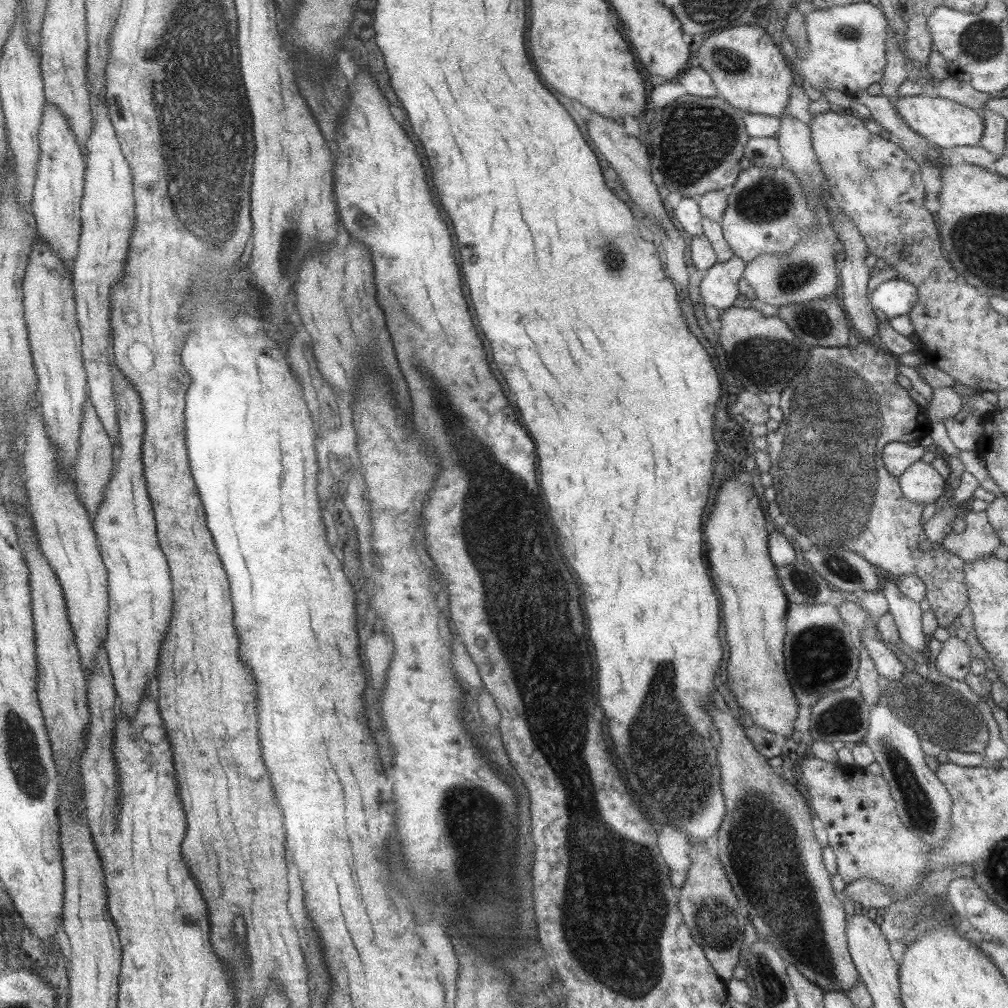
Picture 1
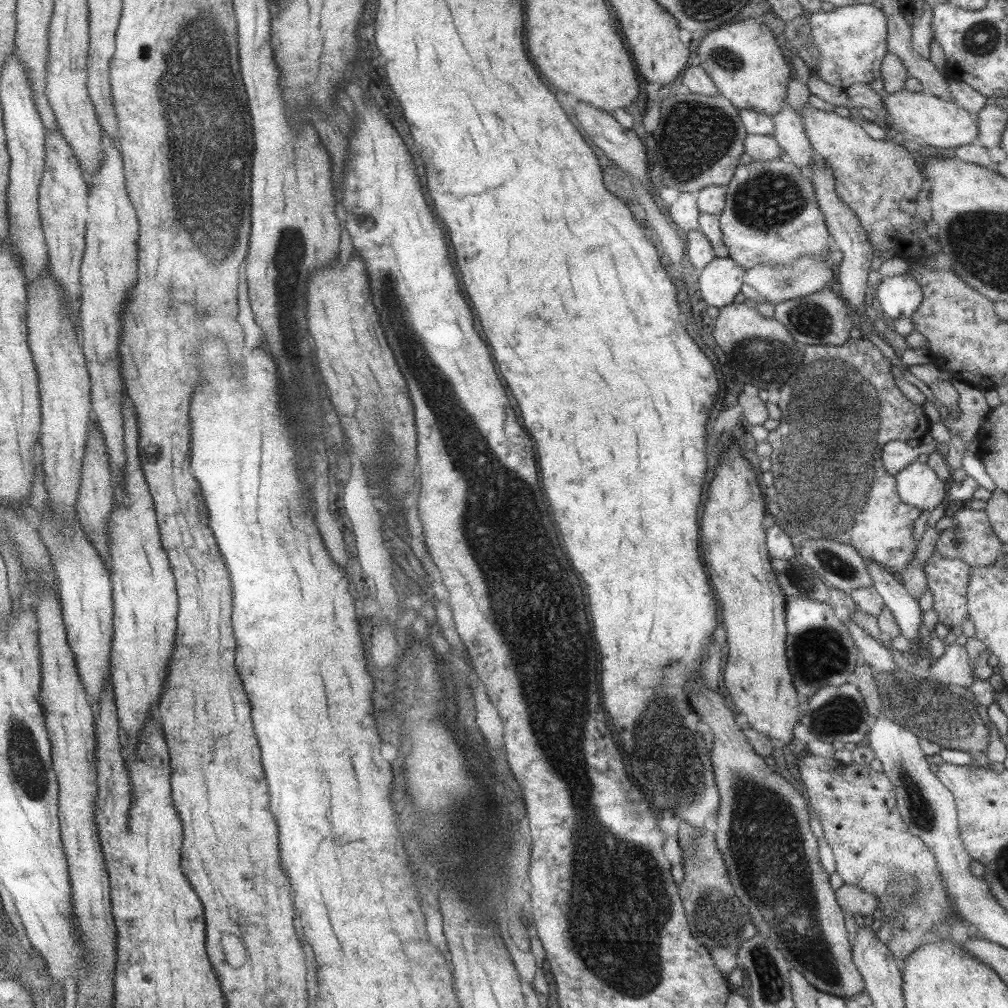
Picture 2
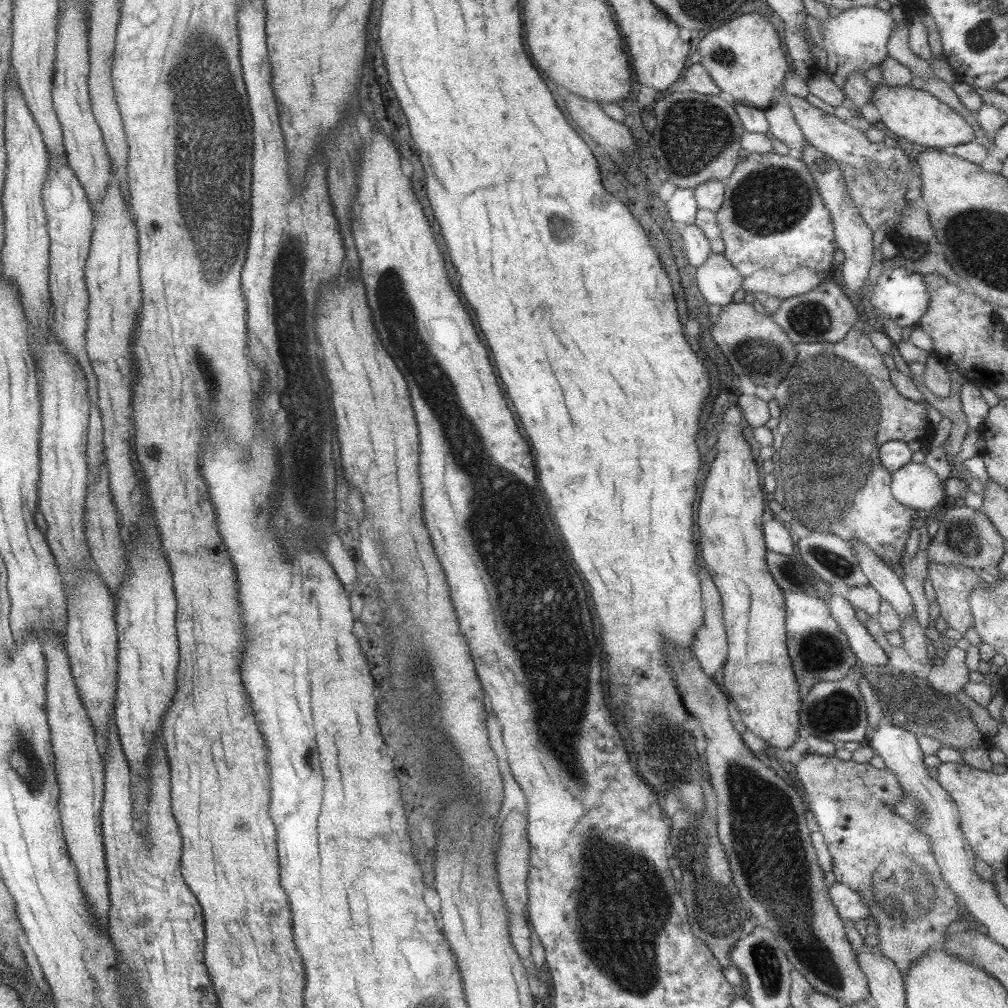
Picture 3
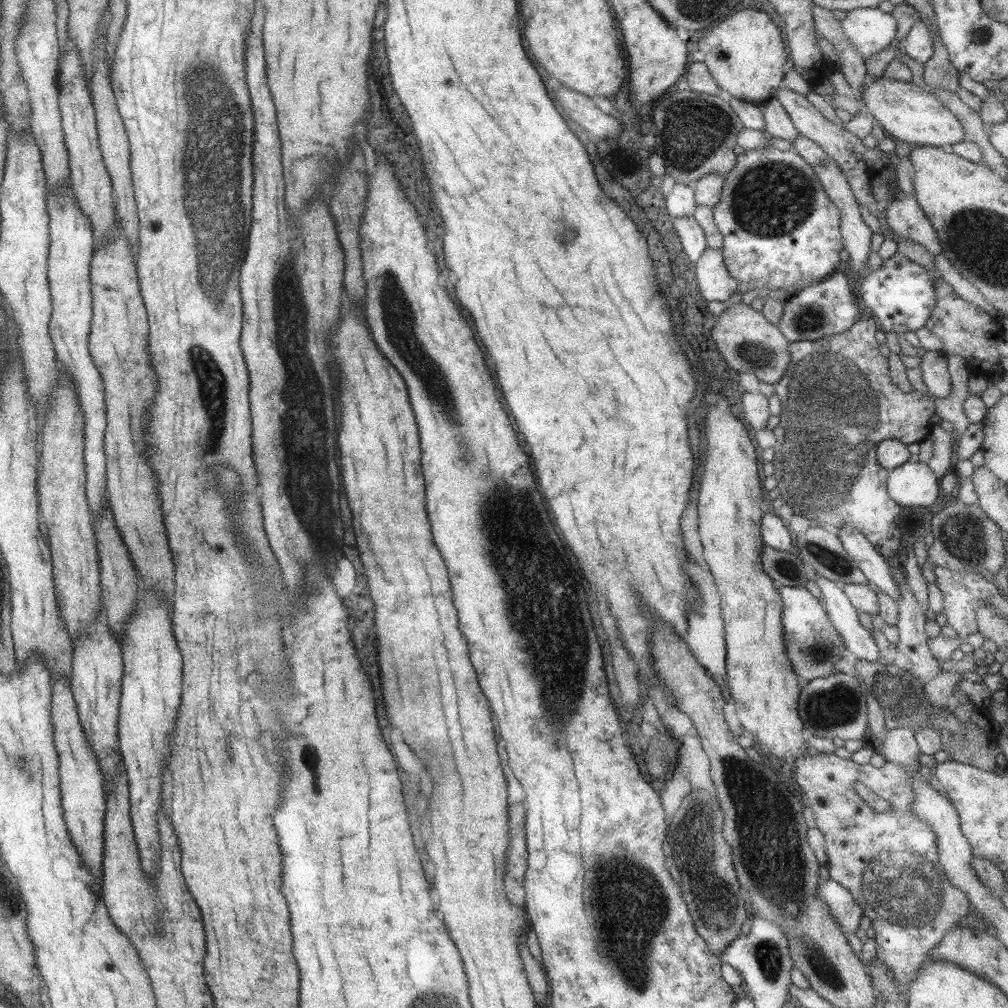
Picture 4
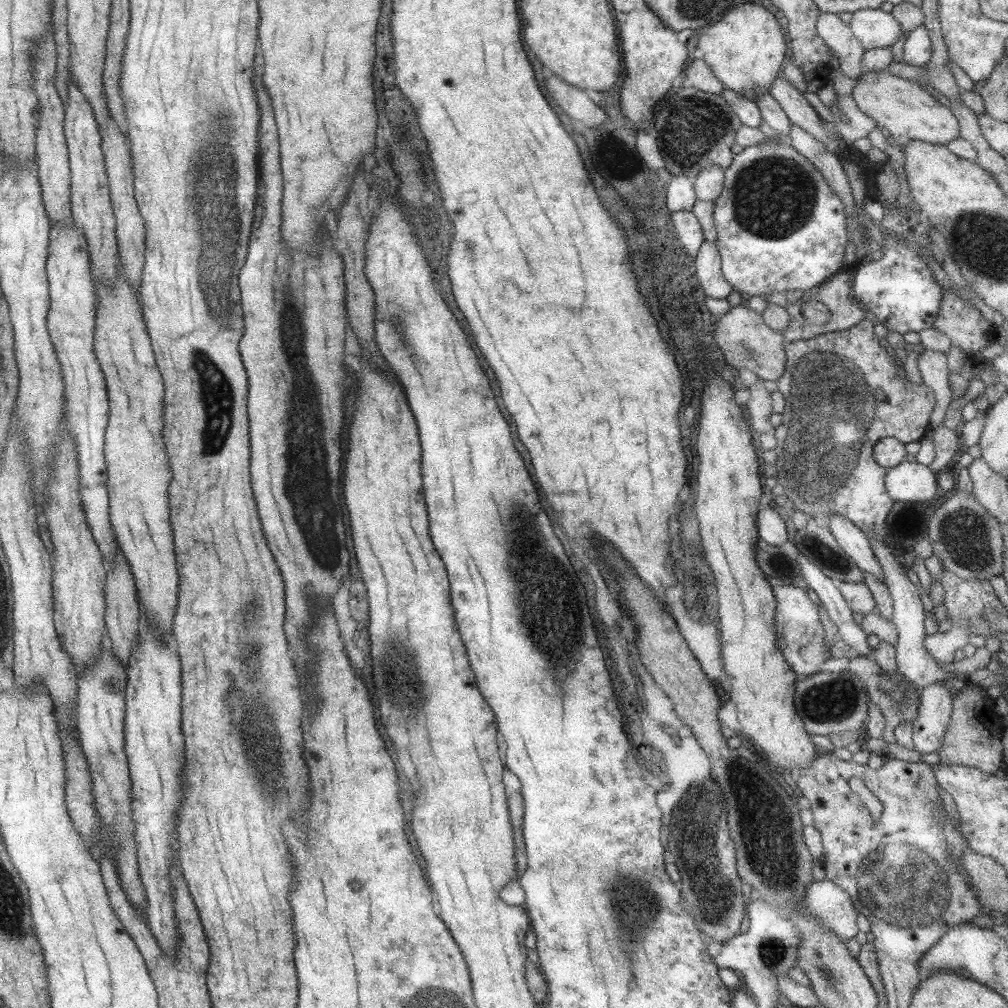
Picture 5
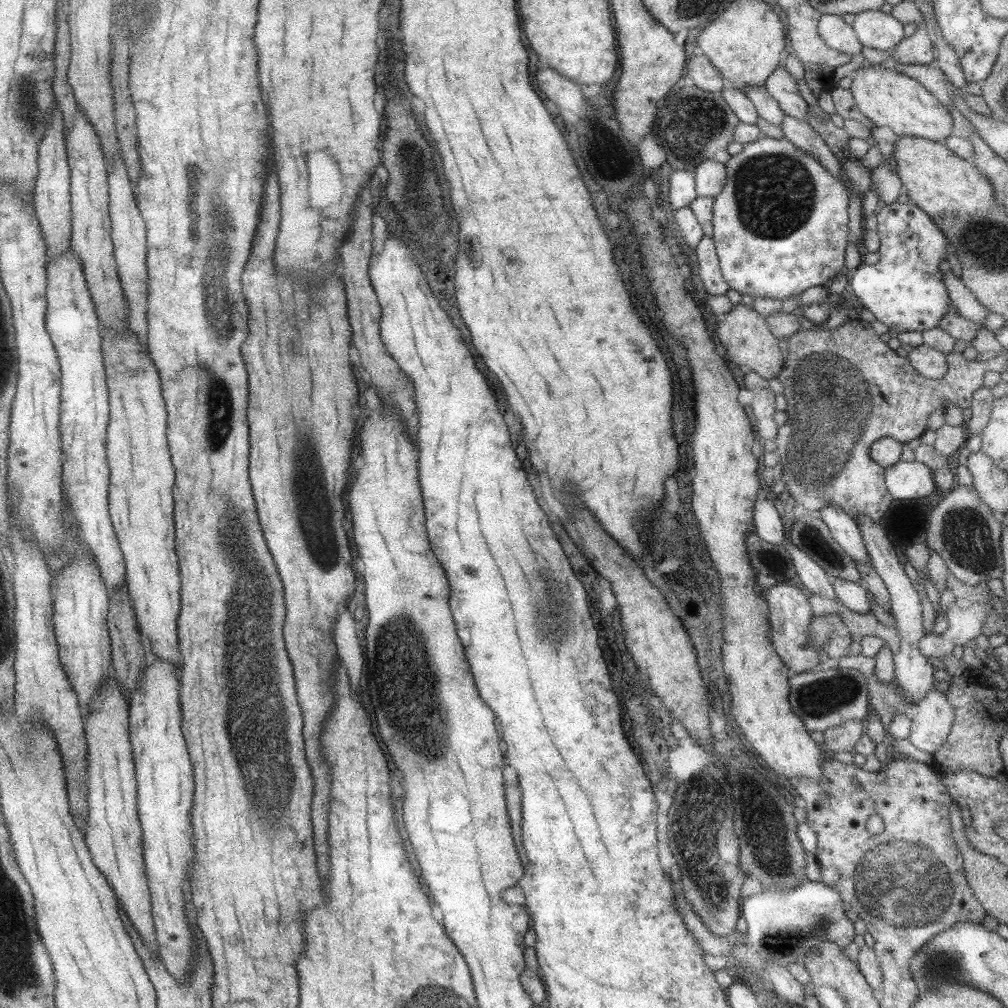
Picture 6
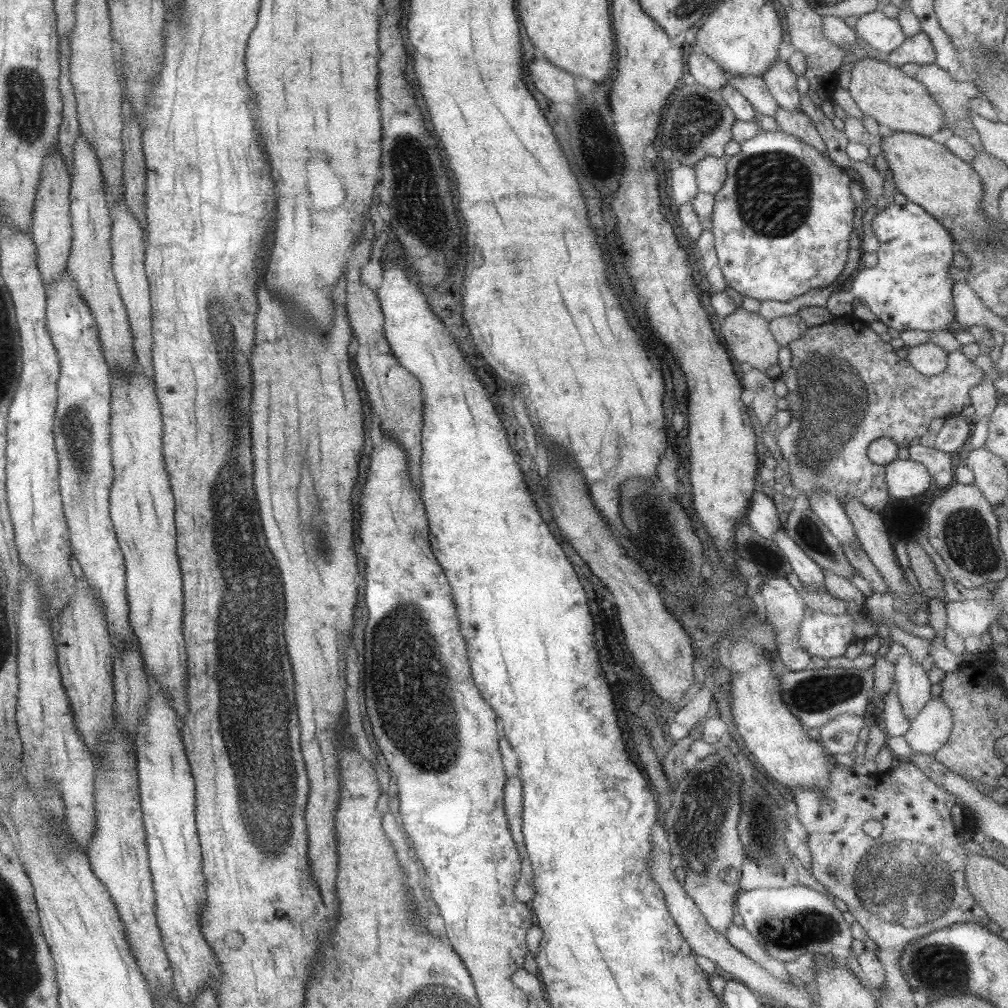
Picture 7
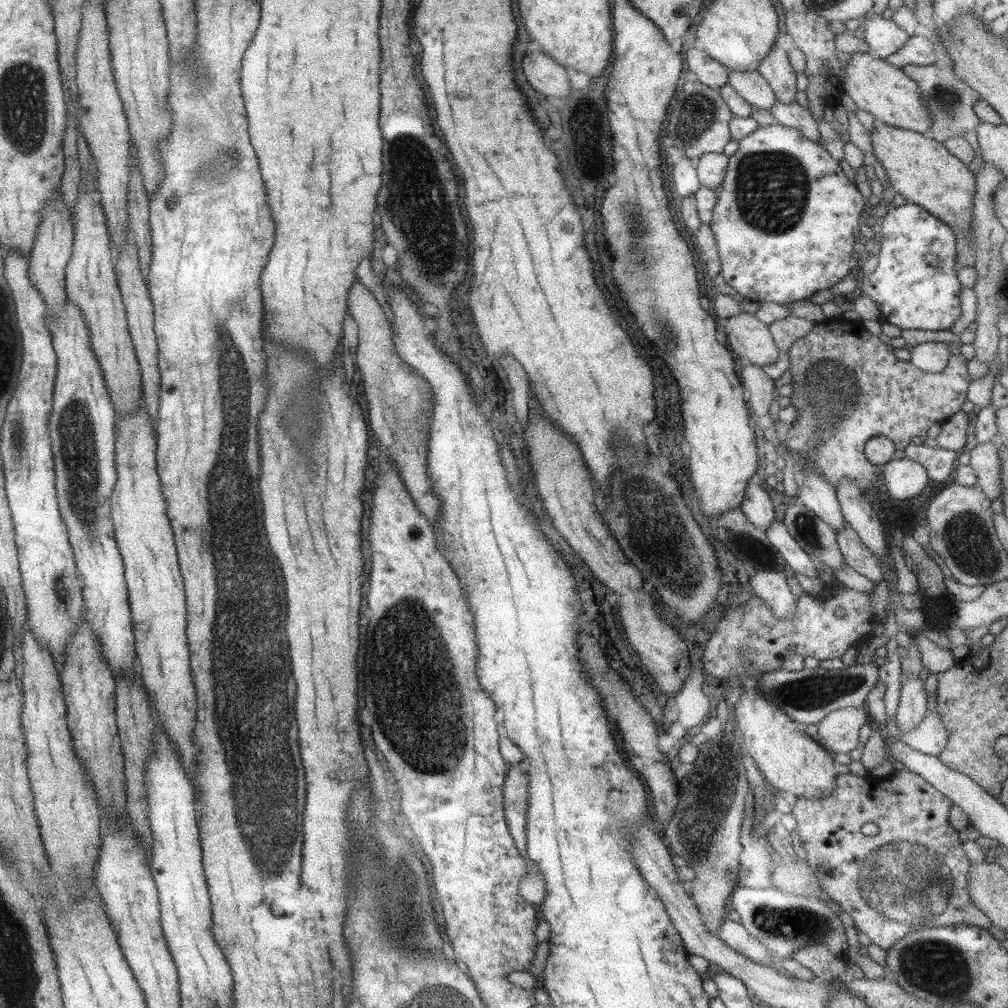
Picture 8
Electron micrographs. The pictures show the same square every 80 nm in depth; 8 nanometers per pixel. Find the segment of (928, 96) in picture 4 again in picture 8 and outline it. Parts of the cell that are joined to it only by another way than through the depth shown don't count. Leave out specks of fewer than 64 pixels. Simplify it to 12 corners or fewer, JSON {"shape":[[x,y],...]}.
{"shape":[[856,52],[841,90],[876,123],[928,135],[918,88],[899,68]]}

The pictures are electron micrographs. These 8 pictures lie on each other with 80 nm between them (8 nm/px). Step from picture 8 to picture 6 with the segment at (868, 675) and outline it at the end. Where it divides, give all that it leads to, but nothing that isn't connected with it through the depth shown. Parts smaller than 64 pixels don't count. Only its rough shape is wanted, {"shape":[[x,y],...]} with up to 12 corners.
{"shape":[[858,670],[795,673],[787,700],[808,732],[871,713]]}

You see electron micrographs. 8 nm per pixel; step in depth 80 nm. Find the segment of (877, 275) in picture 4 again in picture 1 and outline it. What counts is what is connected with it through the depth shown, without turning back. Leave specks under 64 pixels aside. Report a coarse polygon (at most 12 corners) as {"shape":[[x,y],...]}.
{"shape":[[895,277],[879,283],[872,308],[890,319],[907,315],[918,292]]}

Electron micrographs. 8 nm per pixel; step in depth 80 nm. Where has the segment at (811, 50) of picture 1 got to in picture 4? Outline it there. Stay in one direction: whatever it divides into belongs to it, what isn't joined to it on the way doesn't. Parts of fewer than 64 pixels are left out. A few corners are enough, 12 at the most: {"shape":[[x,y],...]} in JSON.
{"shape":[[875,8],[839,20],[863,60],[895,41],[897,21]]}

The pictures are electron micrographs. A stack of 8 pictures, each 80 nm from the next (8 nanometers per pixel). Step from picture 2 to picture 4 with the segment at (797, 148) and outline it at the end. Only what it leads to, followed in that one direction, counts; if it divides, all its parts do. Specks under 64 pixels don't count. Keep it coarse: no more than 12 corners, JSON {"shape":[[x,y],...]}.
{"shape":[[773,96],[757,104],[769,137],[798,135],[781,103]]}

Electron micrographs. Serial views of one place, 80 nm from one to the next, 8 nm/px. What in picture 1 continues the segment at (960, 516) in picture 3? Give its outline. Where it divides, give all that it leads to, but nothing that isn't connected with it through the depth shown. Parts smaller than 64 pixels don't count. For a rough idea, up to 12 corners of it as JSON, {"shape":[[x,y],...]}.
{"shape":[[984,511],[965,512],[943,549],[965,562],[993,555],[1000,541]]}

